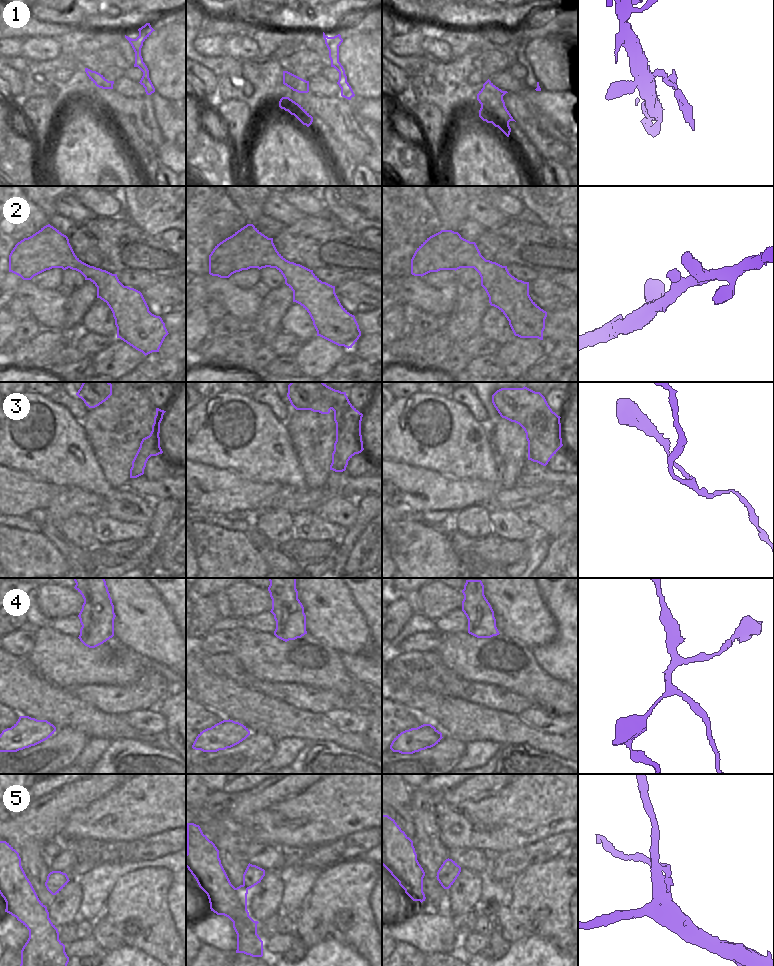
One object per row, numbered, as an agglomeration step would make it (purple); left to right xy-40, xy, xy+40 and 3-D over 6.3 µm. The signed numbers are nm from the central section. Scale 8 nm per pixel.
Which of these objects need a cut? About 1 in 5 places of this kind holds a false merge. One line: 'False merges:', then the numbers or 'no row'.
False merges: 5

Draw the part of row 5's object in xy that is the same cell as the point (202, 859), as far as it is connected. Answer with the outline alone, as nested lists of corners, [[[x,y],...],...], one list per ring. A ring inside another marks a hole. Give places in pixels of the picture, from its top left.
[[[187,823],[186,867],[196,879],[199,887],[207,894],[210,909],[217,915],[224,915],[233,922],[237,934],[236,953],[244,953],[252,957],[263,956],[263,941],[257,934],[258,921],[254,921],[247,910],[248,889],[244,885],[235,888],[219,858],[219,850],[215,844],[203,834],[199,825]]]

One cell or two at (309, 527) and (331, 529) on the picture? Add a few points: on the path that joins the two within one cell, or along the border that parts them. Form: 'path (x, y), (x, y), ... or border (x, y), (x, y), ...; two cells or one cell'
path (314, 529), (326, 529); one cell

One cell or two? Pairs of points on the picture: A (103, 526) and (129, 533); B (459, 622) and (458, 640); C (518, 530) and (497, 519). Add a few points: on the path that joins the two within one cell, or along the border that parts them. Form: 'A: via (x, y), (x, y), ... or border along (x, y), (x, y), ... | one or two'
A: via (109, 528), (115, 531), (123, 531) | one
B: border along (467, 631), (446, 634) | two
C: via (513, 528), (502, 519) | one

